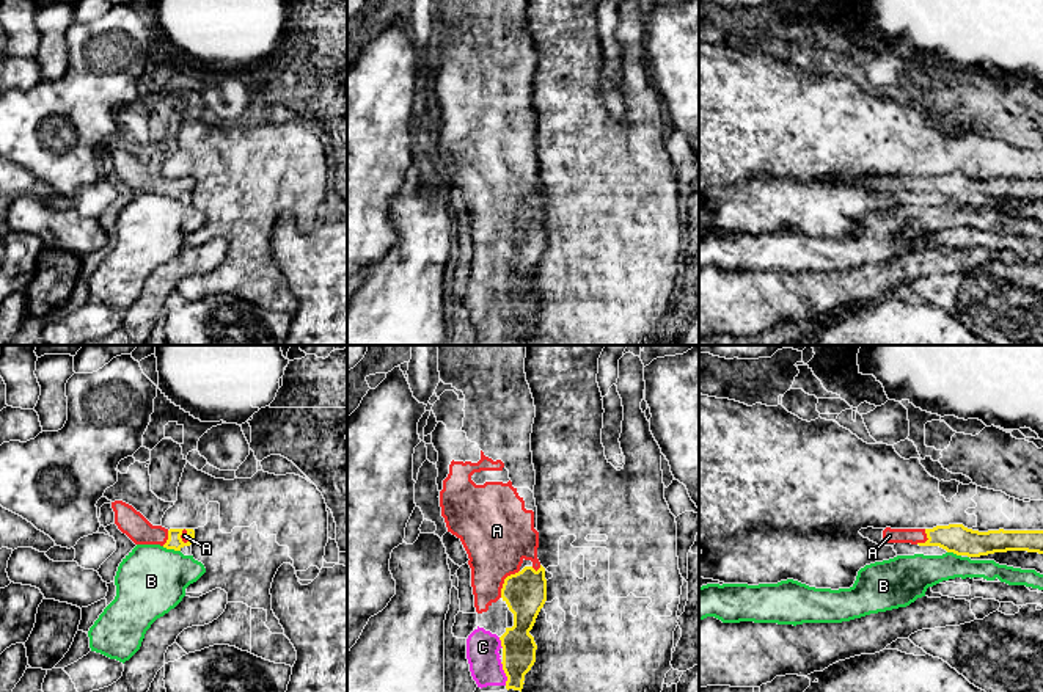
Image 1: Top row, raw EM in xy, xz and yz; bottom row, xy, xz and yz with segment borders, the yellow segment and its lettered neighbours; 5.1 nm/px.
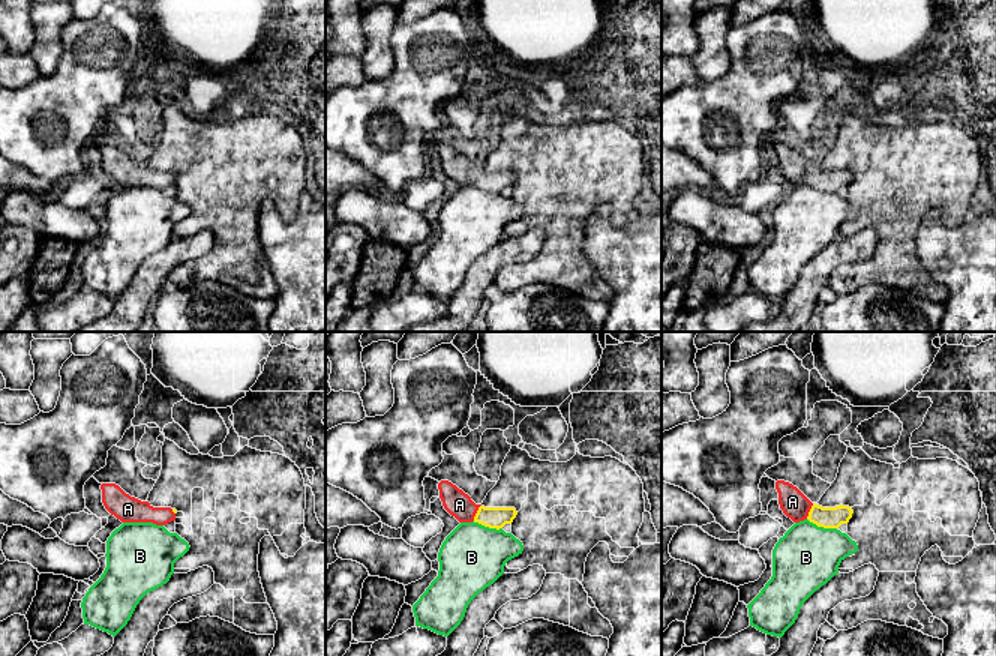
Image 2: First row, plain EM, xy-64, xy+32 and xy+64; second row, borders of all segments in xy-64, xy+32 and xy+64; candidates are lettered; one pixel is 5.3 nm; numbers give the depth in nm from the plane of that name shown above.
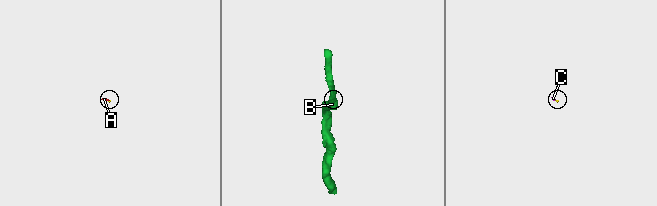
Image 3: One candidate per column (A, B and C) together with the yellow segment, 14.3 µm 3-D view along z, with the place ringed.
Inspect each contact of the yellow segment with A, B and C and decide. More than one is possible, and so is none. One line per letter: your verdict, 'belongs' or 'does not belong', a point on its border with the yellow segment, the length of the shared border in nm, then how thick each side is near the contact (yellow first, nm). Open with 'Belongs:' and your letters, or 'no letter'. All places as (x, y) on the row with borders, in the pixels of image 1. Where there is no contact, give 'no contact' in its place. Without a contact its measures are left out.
Belongs: A, C
A: belongs | xz (505, 581) | 170 nm | 220/360 nm
B: does not belong | xy (172, 548) | 100 nm | 80/360 nm
C: belongs | xz (501, 642) | 60 nm | 190/170 nm

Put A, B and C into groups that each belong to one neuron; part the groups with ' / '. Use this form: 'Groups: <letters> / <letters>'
Groups: A C / B

